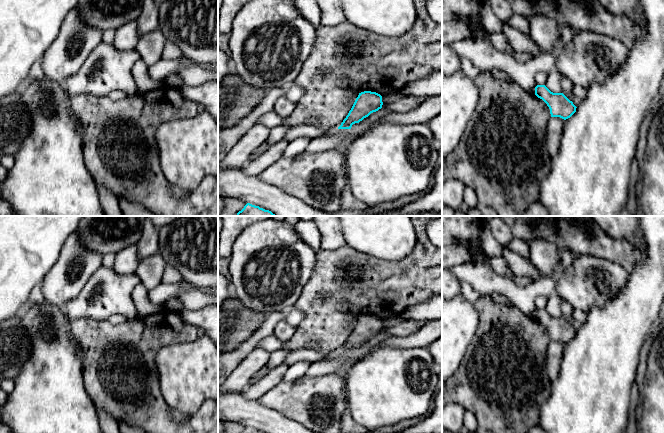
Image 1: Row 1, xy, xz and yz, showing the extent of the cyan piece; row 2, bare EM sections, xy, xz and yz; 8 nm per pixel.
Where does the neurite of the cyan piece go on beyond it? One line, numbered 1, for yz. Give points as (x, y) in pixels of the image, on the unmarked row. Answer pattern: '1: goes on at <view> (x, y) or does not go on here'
1: does not go on here

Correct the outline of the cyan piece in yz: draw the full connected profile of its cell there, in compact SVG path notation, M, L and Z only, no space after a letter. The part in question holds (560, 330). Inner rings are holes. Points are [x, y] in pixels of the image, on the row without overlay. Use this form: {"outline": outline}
{"outline": "M537 309L535 319L547 328L551 341L566 344L576 336L577 331L563 317L553 317L545 309Z"}

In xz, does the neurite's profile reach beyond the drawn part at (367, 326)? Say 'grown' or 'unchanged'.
unchanged

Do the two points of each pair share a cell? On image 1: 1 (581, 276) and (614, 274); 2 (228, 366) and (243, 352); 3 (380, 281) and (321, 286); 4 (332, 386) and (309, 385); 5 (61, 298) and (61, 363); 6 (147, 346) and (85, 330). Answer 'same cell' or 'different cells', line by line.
1: same cell
2: same cell
3: same cell
4: same cell
5: different cells
6: same cell

